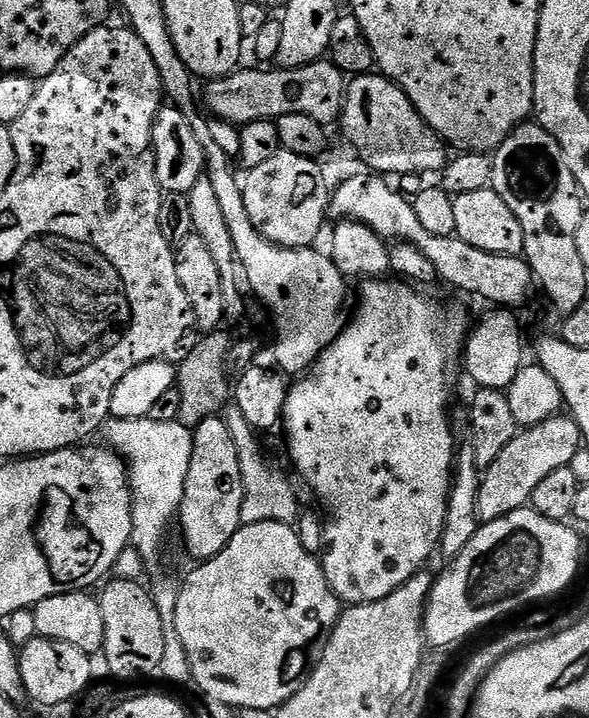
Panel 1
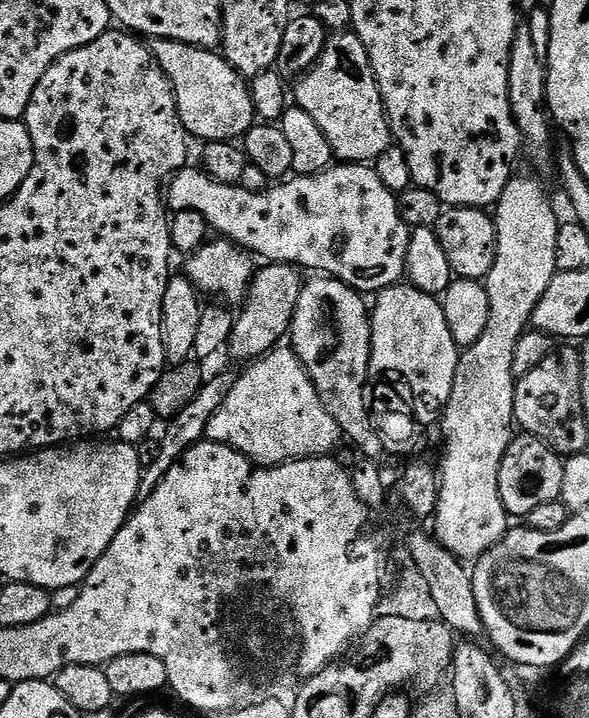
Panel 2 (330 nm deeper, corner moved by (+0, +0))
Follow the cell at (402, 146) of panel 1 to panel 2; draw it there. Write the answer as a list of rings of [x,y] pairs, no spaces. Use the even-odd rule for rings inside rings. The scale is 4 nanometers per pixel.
[[[345,30],[329,35],[320,60],[317,61],[315,67],[299,77],[296,85],[298,86],[296,92],[294,88],[295,103],[302,110],[306,110],[306,114],[310,114],[314,122],[318,122],[322,134],[326,134],[330,142],[337,161],[349,164],[375,162],[387,148],[393,147],[394,137],[392,127],[388,124],[388,112],[384,109],[384,99],[380,93],[366,46],[362,46],[355,32]]]

